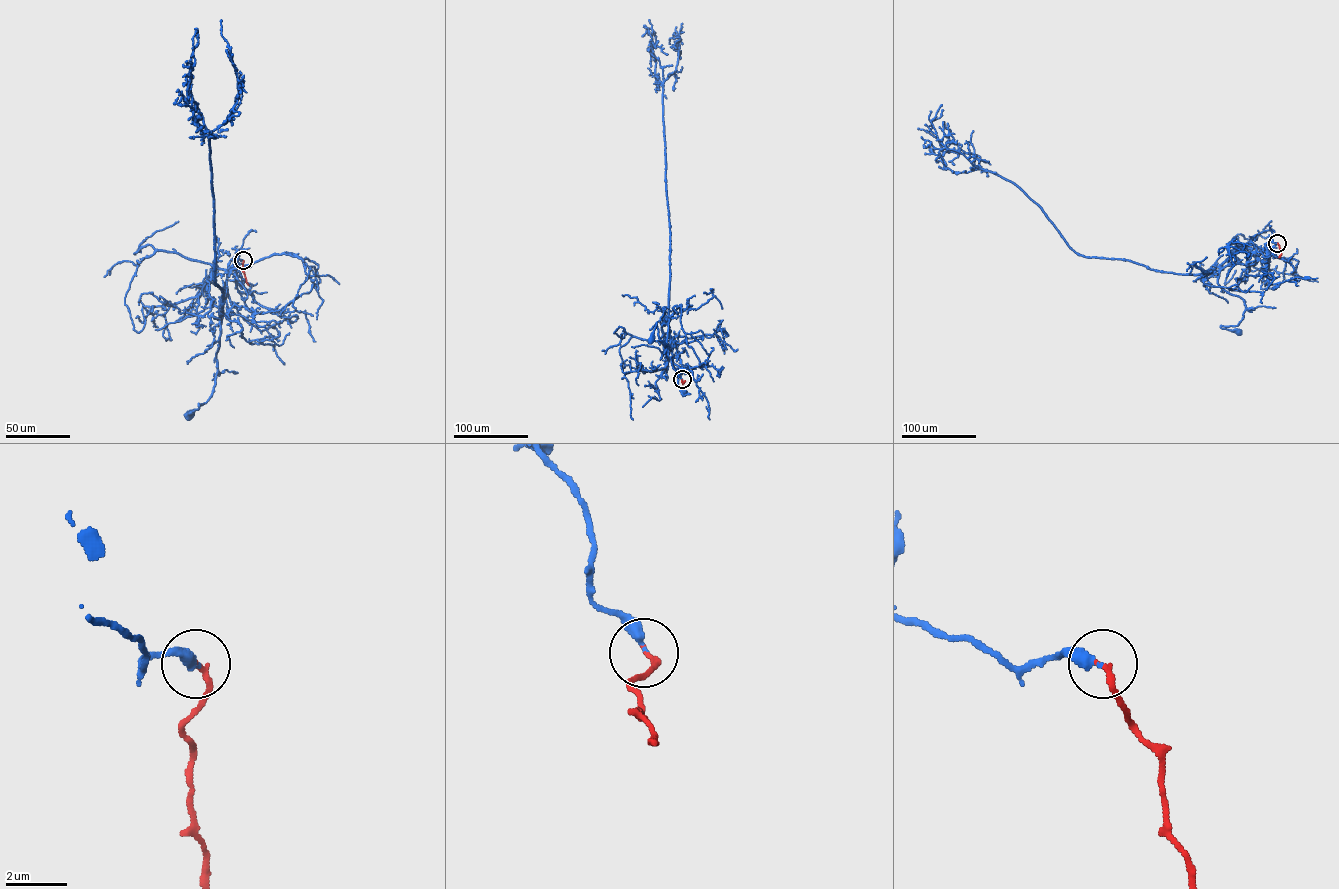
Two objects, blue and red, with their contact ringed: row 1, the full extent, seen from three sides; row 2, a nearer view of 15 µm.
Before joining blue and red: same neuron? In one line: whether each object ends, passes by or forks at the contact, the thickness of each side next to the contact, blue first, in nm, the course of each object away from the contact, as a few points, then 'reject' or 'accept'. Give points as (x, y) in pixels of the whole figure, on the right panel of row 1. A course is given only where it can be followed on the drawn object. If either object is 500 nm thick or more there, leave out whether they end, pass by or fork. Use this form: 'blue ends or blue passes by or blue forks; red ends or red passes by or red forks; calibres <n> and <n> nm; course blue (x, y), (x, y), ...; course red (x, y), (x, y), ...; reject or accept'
blue ends; red ends; calibres 320 and 180 nm; course blue (1278, 243), (1266, 243), (1252, 264), (1220, 271), (1217, 283), (1245, 307), (1237, 325), (1220, 327), (1239, 331); course red (1278, 243), (1281, 250), (1278, 257); accept

